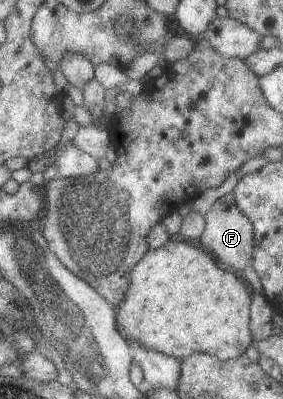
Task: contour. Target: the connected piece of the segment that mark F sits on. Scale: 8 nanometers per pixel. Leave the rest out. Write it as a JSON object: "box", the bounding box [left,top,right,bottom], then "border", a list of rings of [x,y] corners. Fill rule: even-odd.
{"box":[200,192,255,276],"border":[[[234,192],[217,199],[205,214],[205,230],[200,243],[217,259],[218,263],[242,276],[242,271],[253,265],[255,235],[252,222],[236,205]]]}

